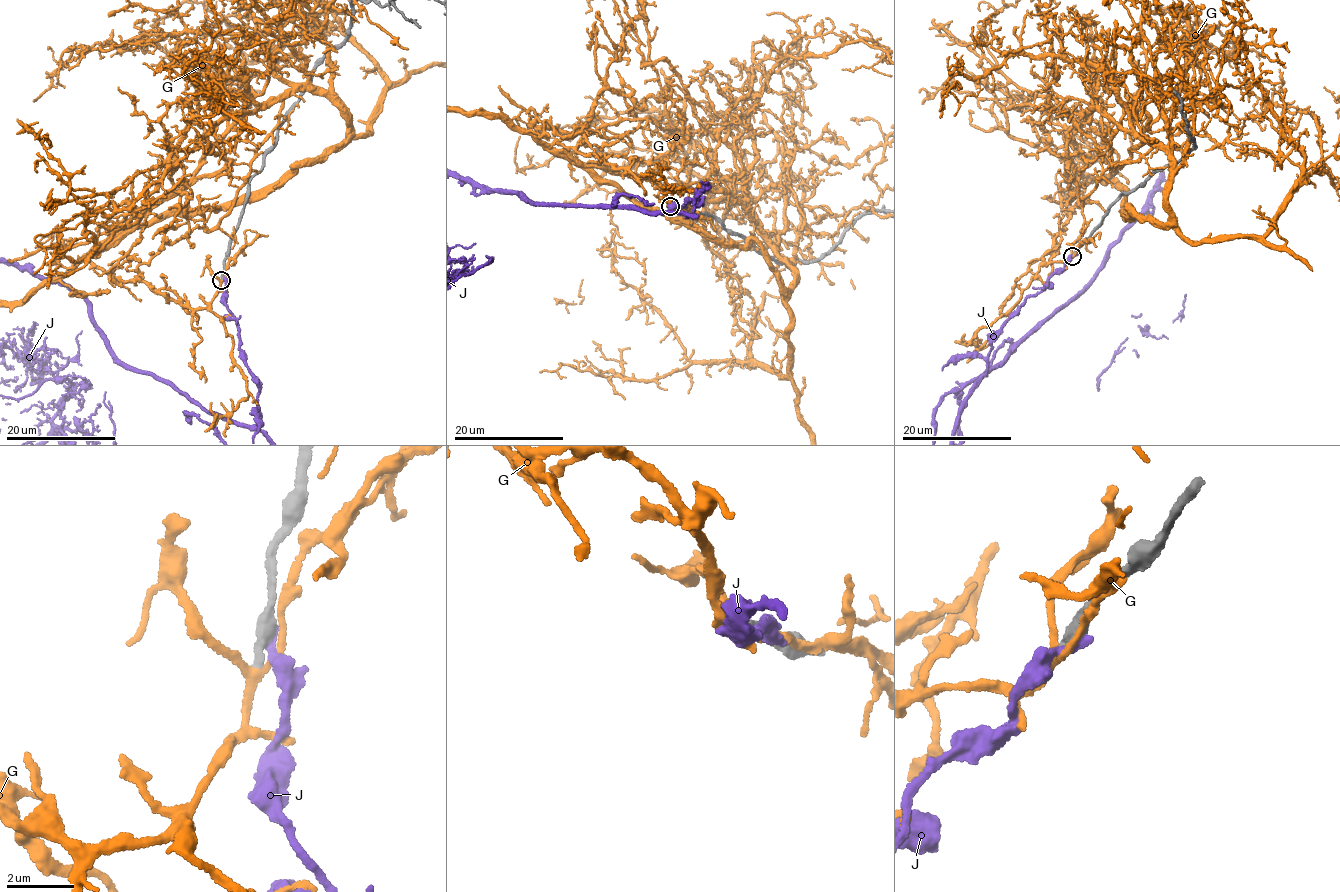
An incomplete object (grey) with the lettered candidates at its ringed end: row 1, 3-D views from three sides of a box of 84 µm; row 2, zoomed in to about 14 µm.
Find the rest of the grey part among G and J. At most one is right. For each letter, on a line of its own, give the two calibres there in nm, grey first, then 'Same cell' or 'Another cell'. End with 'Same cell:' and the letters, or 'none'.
G: Thickness 280 nm (grey) against 200 nm. Another cell
J: Thickness 500 nm (grey) against 320 nm. Another cell
Same cell: none

